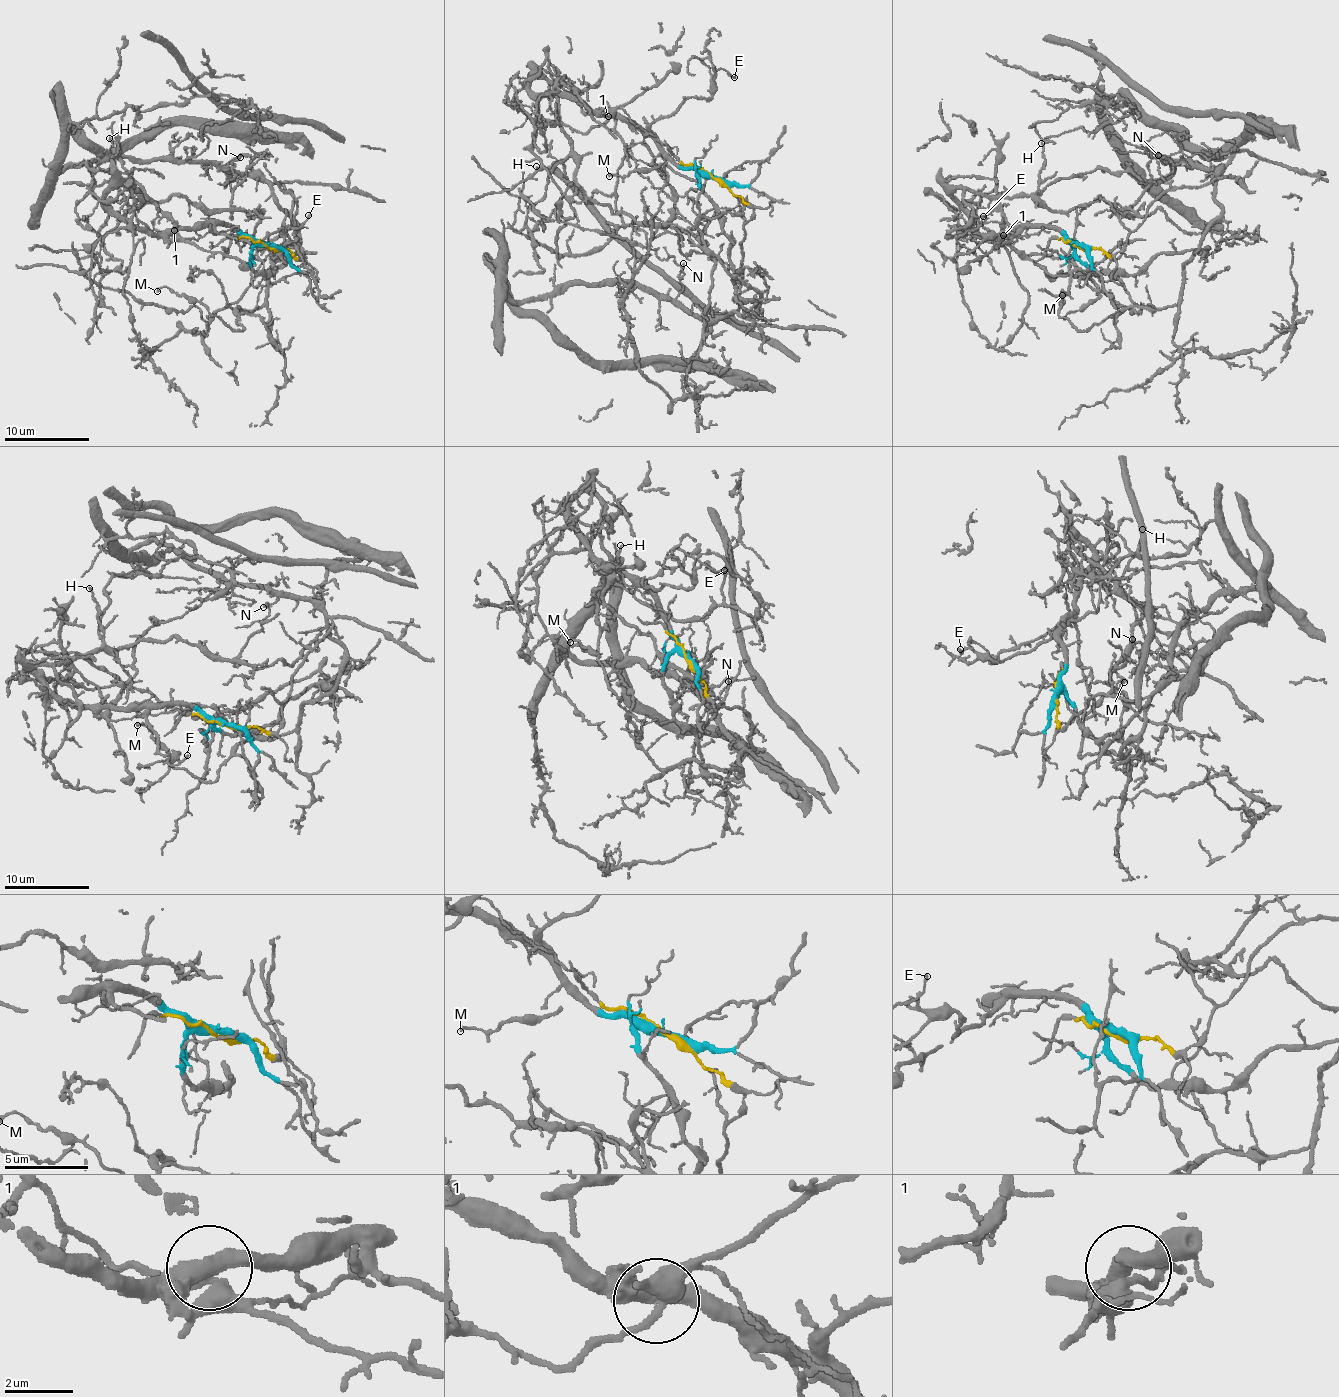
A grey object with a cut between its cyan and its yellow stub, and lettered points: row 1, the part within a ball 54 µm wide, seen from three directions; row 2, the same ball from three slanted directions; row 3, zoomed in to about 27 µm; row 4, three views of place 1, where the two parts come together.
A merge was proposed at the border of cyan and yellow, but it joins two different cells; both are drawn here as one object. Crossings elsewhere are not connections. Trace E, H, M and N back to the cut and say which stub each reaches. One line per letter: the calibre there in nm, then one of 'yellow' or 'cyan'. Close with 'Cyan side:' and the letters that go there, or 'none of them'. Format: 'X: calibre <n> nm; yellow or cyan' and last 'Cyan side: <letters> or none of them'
E: calibre 120 nm; cyan
H: calibre 140 nm; cyan
M: calibre 140 nm; yellow
N: calibre 100 nm; yellow
Cyan side: E, H

